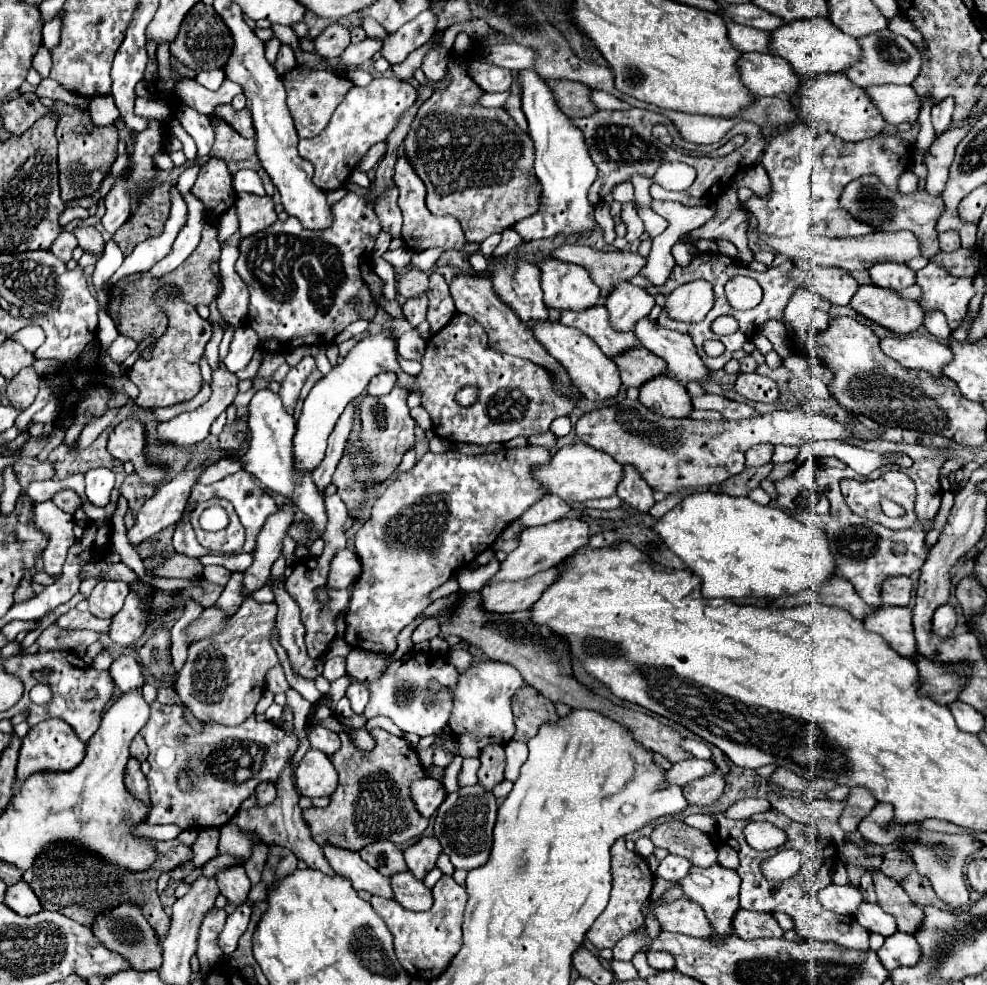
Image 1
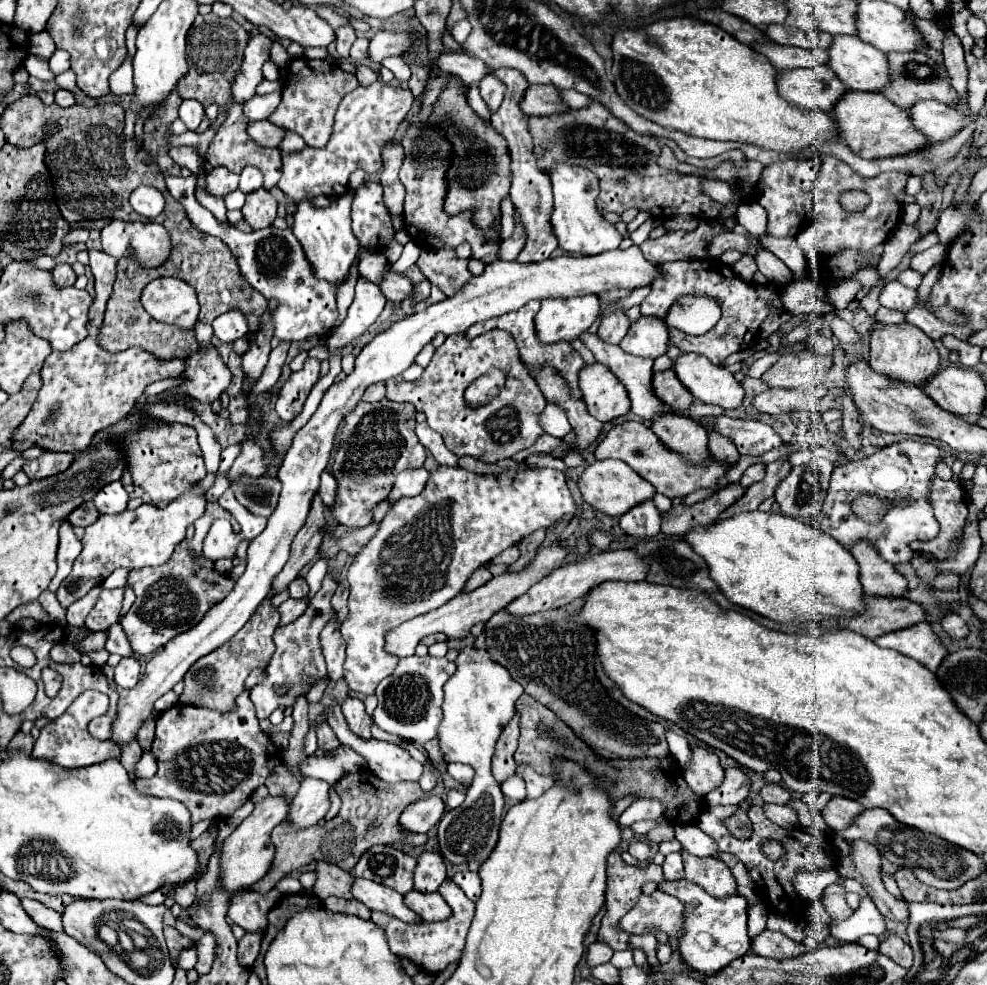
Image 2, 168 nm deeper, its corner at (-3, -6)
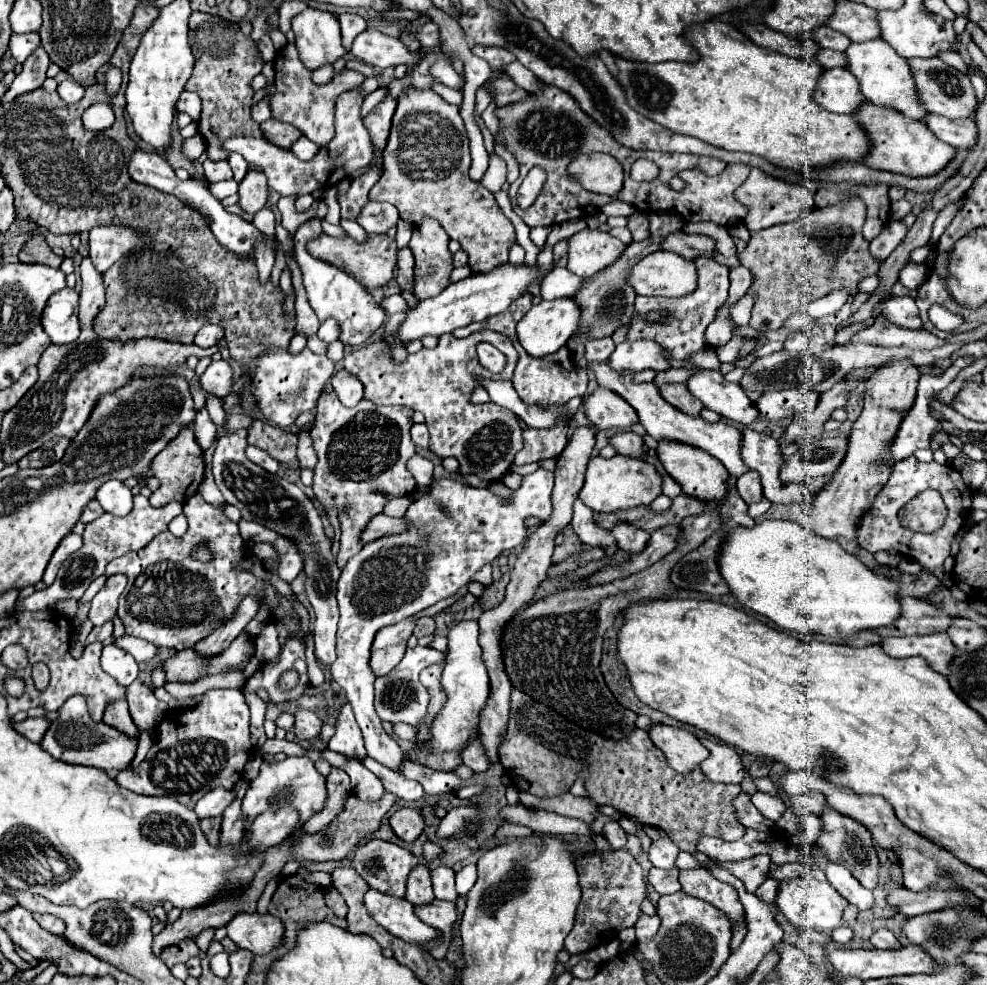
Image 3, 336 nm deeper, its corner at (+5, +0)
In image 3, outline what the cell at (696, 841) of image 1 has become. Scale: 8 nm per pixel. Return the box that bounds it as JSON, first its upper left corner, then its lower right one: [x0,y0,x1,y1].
[679,867,747,927]

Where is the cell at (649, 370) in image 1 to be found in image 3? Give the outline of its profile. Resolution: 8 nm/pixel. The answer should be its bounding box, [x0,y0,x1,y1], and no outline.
[661,385,703,417]

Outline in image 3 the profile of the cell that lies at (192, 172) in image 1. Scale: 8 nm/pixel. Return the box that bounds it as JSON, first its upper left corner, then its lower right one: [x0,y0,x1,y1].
[177,91,201,121]

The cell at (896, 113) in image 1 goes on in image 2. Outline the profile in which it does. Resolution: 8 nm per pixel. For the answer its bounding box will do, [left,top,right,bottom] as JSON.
[909,99,971,141]

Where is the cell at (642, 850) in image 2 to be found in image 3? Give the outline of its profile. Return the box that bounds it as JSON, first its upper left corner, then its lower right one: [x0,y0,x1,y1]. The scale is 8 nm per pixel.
[603,823,627,849]

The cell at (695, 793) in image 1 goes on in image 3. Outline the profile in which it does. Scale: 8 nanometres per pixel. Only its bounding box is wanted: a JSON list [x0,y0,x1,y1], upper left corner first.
[649,723,709,773]

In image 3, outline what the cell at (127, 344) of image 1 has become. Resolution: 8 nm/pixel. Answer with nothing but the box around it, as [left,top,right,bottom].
[1,257,219,465]

